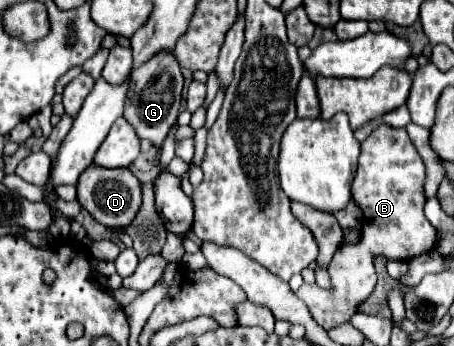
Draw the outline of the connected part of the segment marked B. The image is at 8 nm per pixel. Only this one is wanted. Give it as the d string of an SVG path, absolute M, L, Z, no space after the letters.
M381 124L379 128L373 130L373 134L361 144L361 156L359 156L359 168L357 174L353 178L351 184L351 200L361 206L363 210L363 230L361 230L361 240L359 244L341 245L329 266L329 274L331 274L331 284L333 290L325 292L315 284L303 284L297 290L297 296L307 304L309 312L313 314L313 318L317 320L317 324L321 324L325 330L339 326L343 322L349 322L349 318L357 312L357 304L361 304L369 292L373 292L375 282L377 282L377 274L373 270L373 258L375 256L385 256L387 260L411 260L419 254L425 254L429 250L433 250L435 242L437 242L437 230L431 226L431 222L425 218L423 214L423 206L425 206L425 164L423 158L419 156L419 152L415 150L415 146L411 144L407 130L405 128L393 128L393 126L385 126Z

